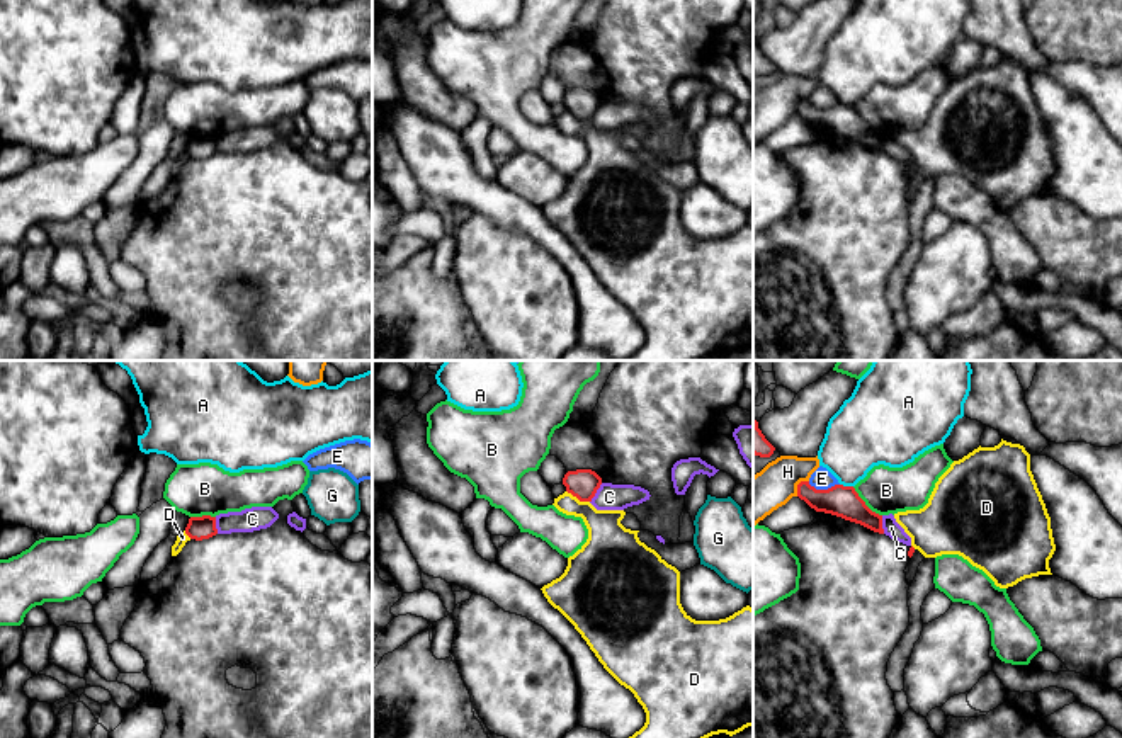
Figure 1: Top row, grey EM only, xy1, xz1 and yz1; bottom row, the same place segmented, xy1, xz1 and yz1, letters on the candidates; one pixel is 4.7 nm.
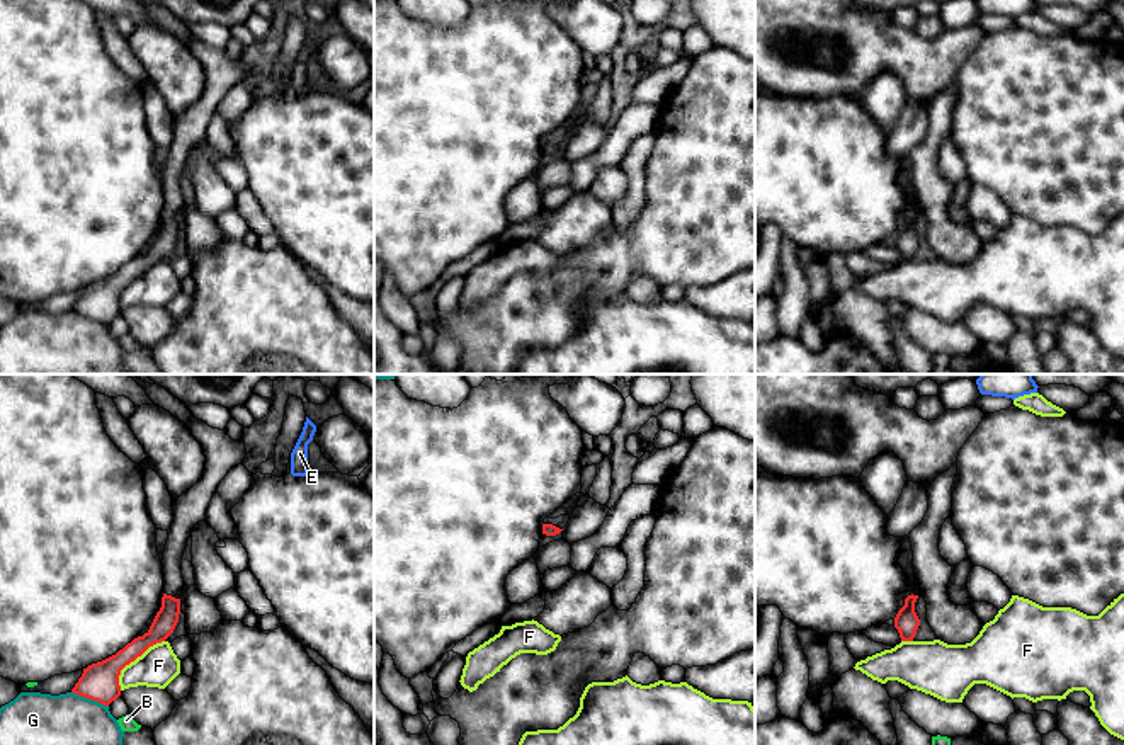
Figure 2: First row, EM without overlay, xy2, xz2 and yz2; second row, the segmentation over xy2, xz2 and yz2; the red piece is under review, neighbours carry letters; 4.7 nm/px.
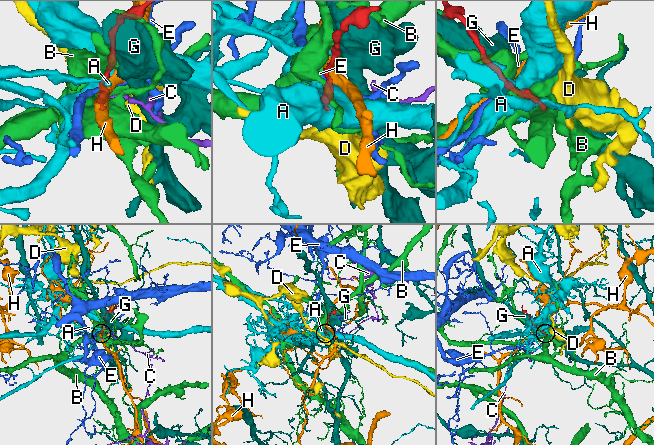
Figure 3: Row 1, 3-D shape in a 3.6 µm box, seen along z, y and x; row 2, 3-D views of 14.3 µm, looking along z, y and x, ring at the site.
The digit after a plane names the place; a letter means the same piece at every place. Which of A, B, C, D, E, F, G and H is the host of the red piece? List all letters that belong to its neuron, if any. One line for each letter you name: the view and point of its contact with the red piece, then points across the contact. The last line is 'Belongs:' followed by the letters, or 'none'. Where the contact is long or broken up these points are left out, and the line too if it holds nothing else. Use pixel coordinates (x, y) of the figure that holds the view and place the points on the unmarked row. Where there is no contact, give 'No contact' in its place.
Belongs: none

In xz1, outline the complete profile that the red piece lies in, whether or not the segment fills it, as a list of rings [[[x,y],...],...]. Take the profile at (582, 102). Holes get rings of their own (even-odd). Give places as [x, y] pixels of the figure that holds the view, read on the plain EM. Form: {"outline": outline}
{"outline": [[[576,88],[564,94],[563,104],[580,121],[592,121],[602,104],[602,97],[592,88]]]}

